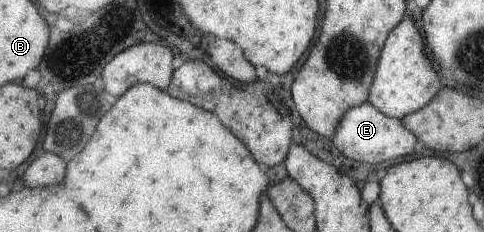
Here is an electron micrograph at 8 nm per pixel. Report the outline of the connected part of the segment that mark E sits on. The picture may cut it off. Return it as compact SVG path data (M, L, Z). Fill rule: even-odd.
M367 101L351 107L341 115L340 121L332 134L334 147L348 159L363 164L376 164L404 157L416 151L420 146L416 136L408 131L399 119L388 117L372 107Z

